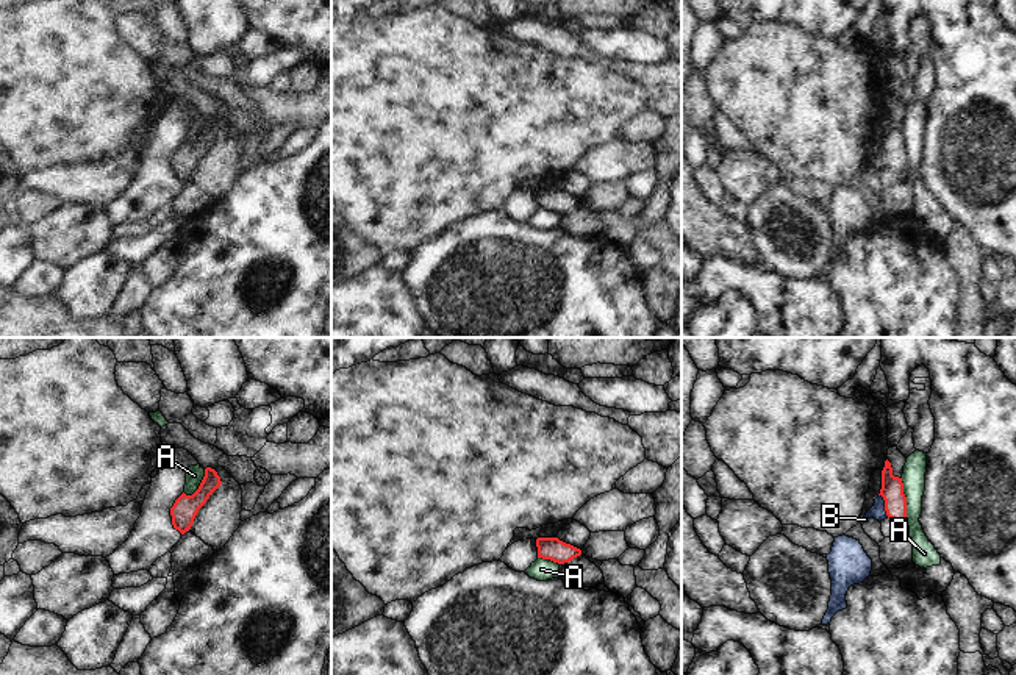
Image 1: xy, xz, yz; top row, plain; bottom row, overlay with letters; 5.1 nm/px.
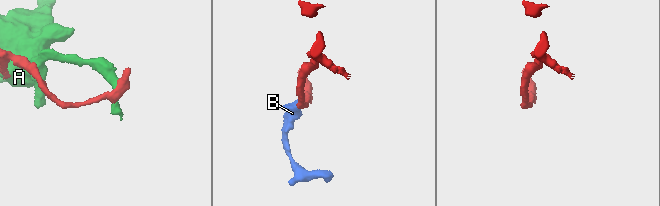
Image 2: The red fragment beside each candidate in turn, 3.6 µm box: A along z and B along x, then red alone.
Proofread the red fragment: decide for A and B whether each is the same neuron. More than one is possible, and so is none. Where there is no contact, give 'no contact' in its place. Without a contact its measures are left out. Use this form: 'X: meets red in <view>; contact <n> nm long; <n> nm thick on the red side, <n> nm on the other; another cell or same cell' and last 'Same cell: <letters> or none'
A: meets red in yz; contact 220 nm long; 120 nm thick on the red side, 120 nm on the other; another cell
B: meets red in yz; contact 140 nm long; 120 nm thick on the red side, 80 nm on the other; same cell
Same cell: B

